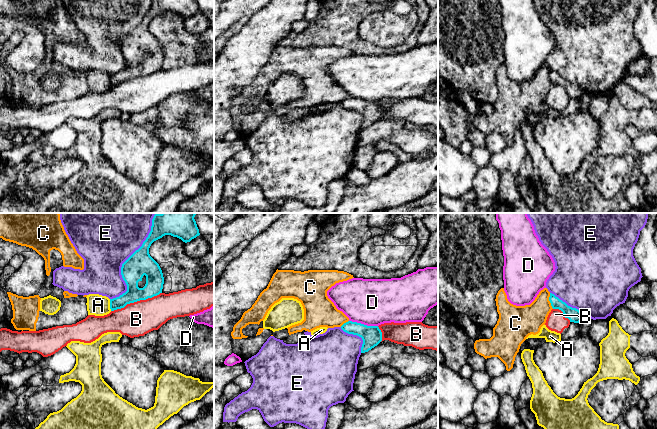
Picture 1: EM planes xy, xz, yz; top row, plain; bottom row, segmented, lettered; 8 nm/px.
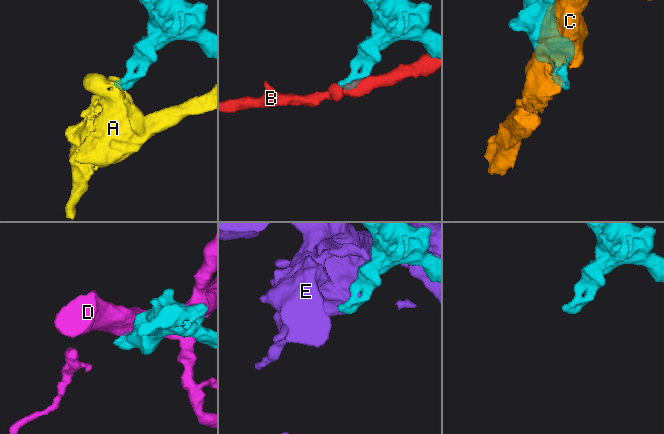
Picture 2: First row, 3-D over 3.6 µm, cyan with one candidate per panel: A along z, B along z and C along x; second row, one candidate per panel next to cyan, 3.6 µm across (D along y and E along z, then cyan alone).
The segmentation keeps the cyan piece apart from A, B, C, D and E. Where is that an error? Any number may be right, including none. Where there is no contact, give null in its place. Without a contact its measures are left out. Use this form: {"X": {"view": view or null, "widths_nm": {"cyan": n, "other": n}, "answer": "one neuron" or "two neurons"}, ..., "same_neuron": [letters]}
{"A": {"view": "xy", "widths_nm": {"cyan": 130, "other": 170}, "answer": "two neurons"}, "B": {"view": "xy", "widths_nm": {"cyan": 190, "other": 280}, "answer": "two neurons"}, "C": {"view": "yz", "widths_nm": {"cyan": 110, "other": 240}, "answer": "two neurons"}, "D": {"view": "xz", "widths_nm": {"cyan": 160, "other": 380}, "answer": "two neurons"}, "E": {"view": "xy", "widths_nm": {"cyan": 200, "other": 500}, "answer": "two neurons"}, "same_neuron": []}

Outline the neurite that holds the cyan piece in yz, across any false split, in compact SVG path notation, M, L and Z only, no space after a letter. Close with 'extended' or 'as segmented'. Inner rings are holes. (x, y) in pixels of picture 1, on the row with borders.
M550 293L549 301L552 308L561 310L570 322L579 323L584 316L578 309L568 306L552 293Z; as segmented

